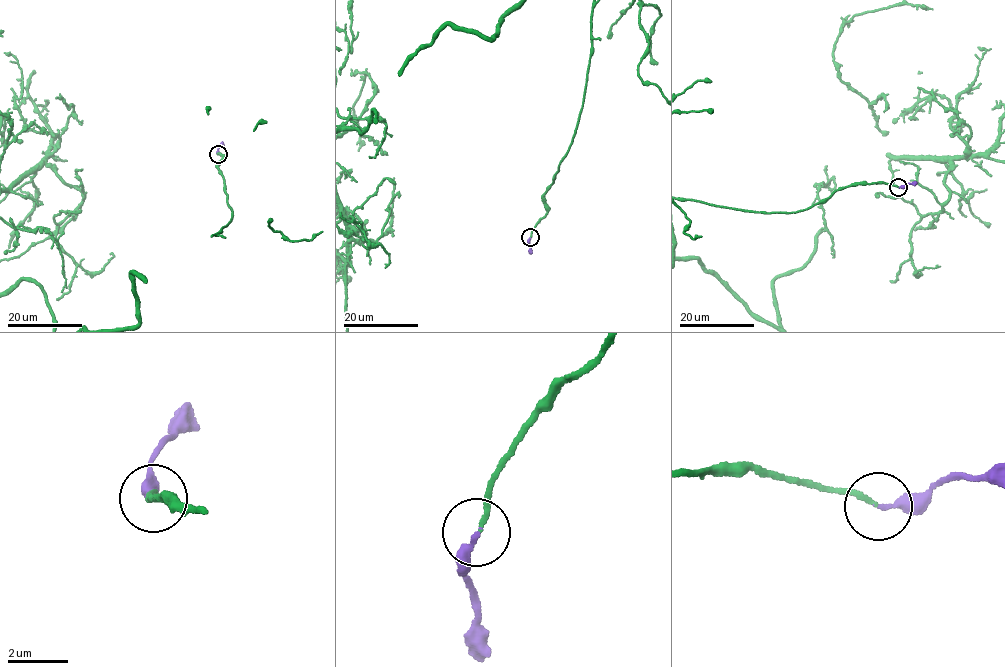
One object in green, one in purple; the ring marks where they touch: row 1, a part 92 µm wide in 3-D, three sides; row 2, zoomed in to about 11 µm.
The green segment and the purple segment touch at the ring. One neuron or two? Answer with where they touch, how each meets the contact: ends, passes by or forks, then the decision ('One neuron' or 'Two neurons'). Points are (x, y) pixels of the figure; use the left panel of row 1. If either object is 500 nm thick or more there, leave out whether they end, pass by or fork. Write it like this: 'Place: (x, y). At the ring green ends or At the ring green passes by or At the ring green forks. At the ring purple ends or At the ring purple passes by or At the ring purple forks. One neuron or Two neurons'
Place: (218, 154). At the ring green ends. At the ring purple ends. One neuron

